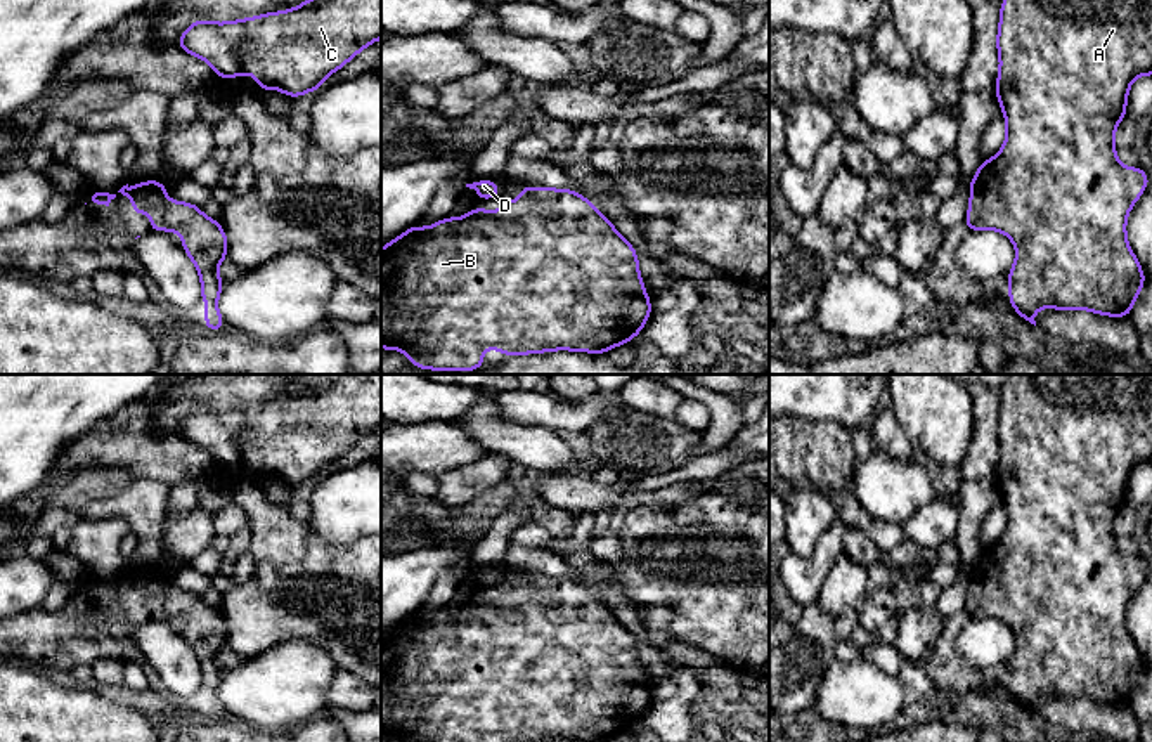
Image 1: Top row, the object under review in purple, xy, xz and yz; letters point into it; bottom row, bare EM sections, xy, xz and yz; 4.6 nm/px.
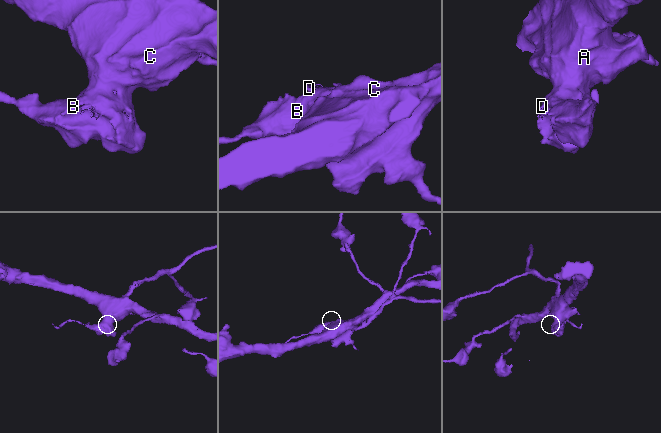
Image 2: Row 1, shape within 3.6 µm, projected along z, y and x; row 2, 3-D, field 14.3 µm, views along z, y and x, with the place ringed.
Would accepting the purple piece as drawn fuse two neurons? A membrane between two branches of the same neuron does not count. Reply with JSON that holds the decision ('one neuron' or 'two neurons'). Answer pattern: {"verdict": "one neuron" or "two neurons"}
{"verdict": "one neuron"}

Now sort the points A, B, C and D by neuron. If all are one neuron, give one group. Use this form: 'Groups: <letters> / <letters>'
Groups: A B C D

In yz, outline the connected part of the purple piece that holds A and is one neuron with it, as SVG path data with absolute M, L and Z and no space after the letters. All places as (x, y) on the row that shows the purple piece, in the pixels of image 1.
M1003 0L1000 9L1000 31L996 36L1000 52L1000 75L996 95L1006 118L1006 140L1000 153L982 161L970 182L970 206L963 220L970 232L993 229L1006 234L1015 244L1017 257L1008 272L1010 305L1019 316L1036 326L1034 314L1039 307L1062 310L1091 310L1100 316L1129 317L1147 276L1126 241L1126 215L1142 196L1150 179L1140 168L1124 168L1116 154L1114 132L1126 116L1126 99L1131 81L1140 75L1152 75L1152 0Z

